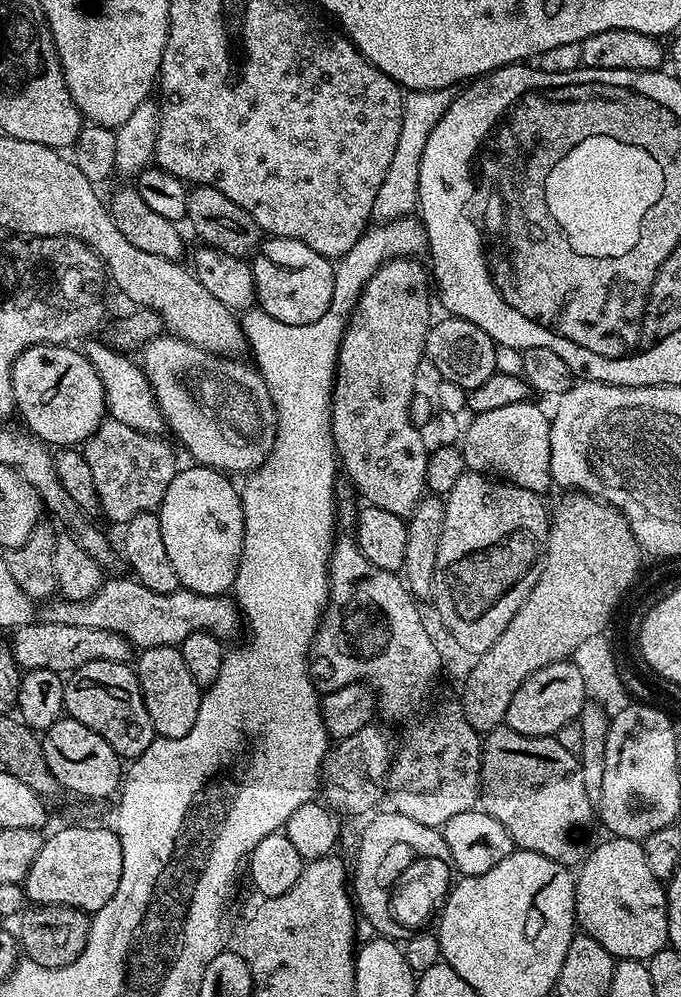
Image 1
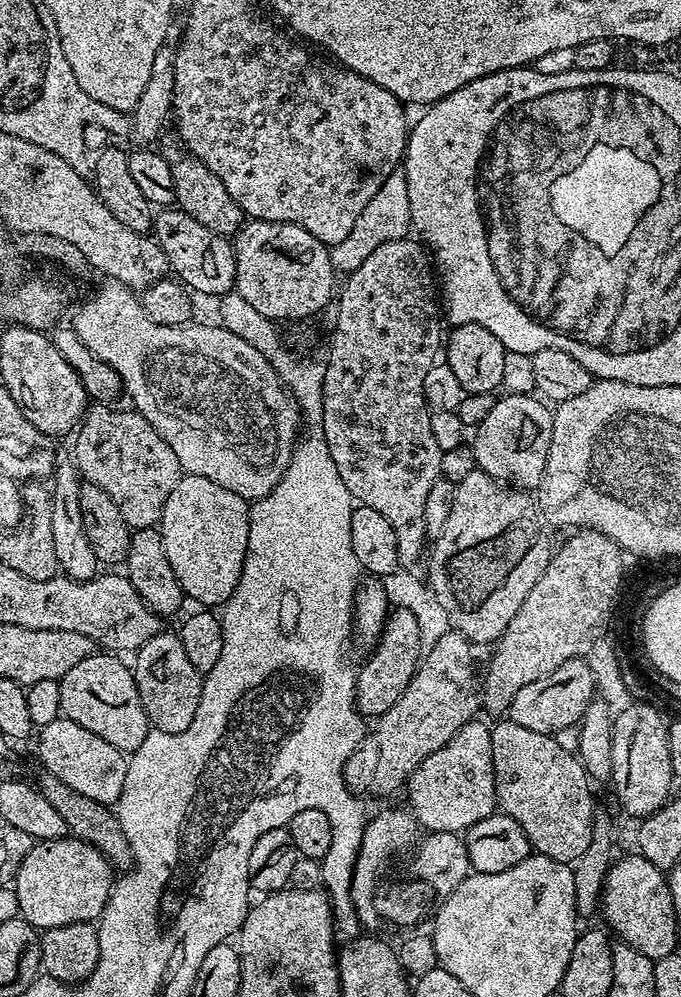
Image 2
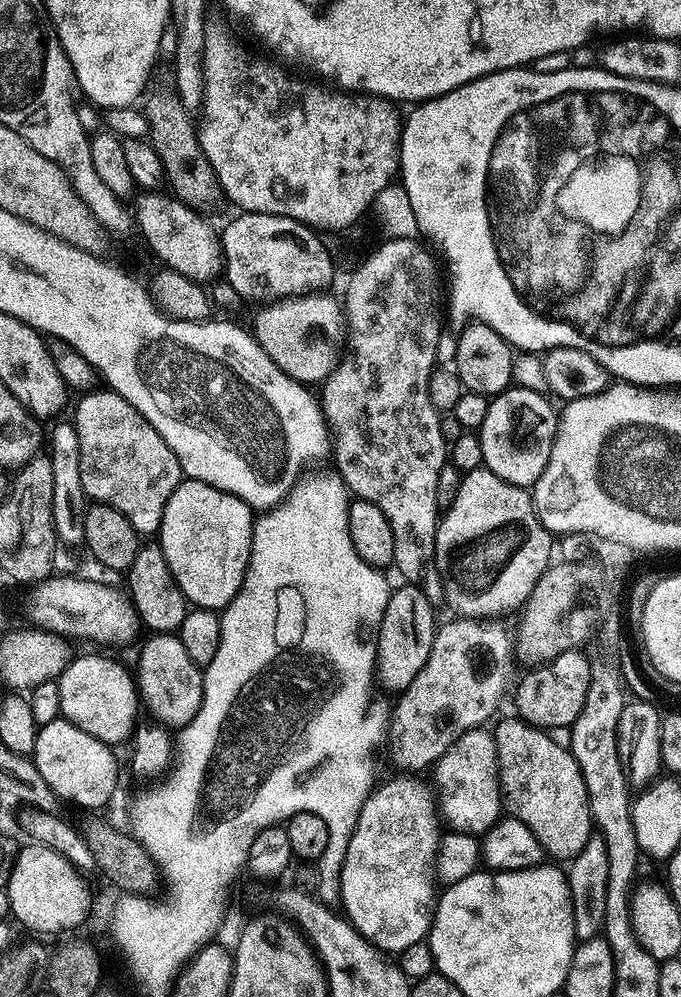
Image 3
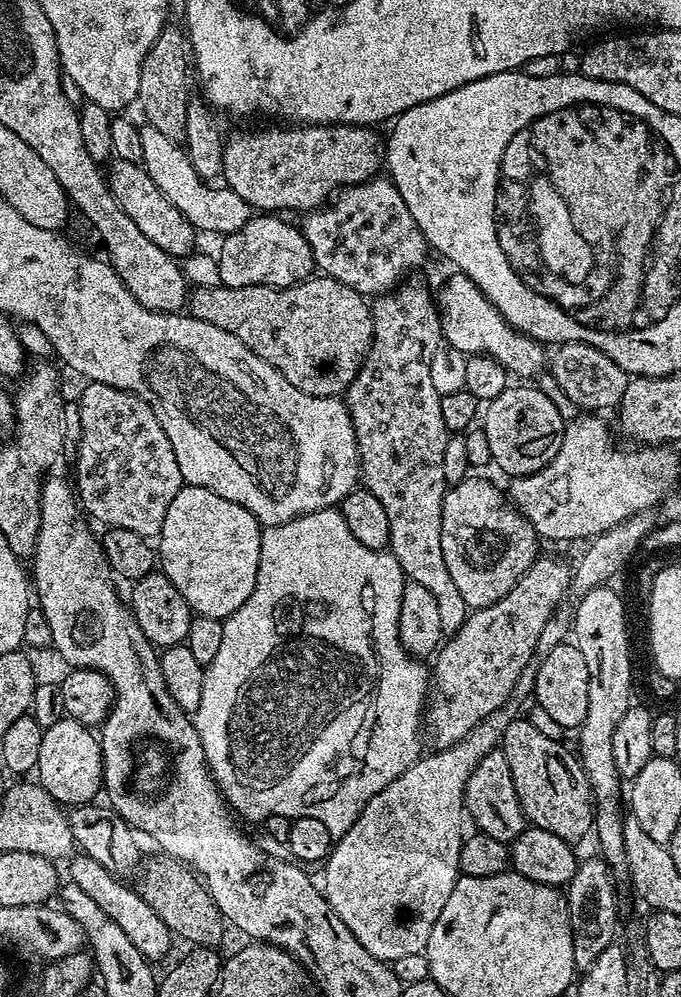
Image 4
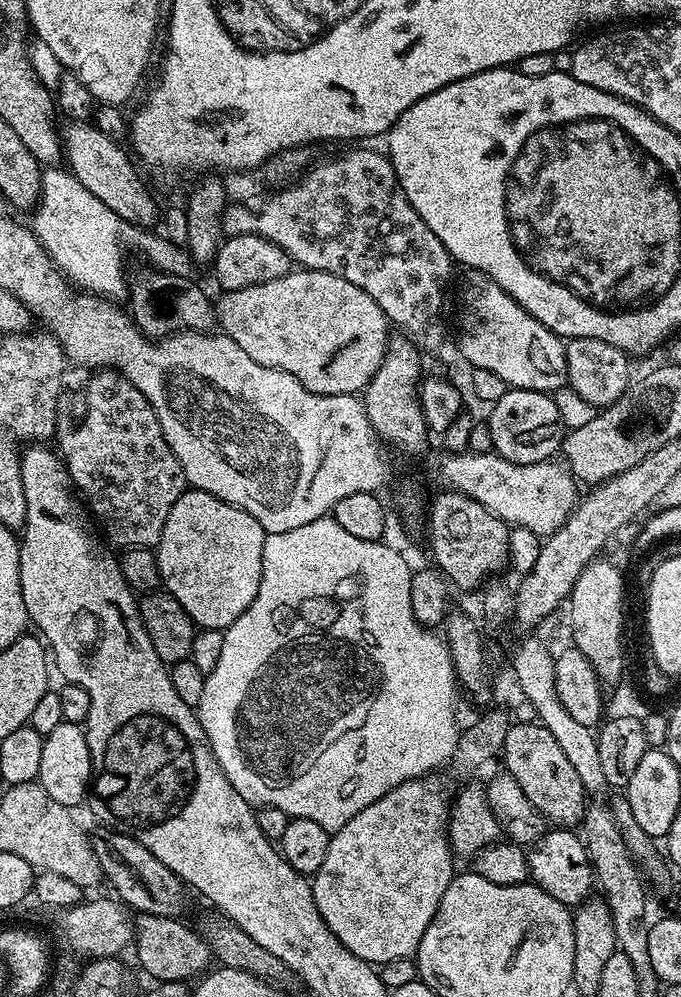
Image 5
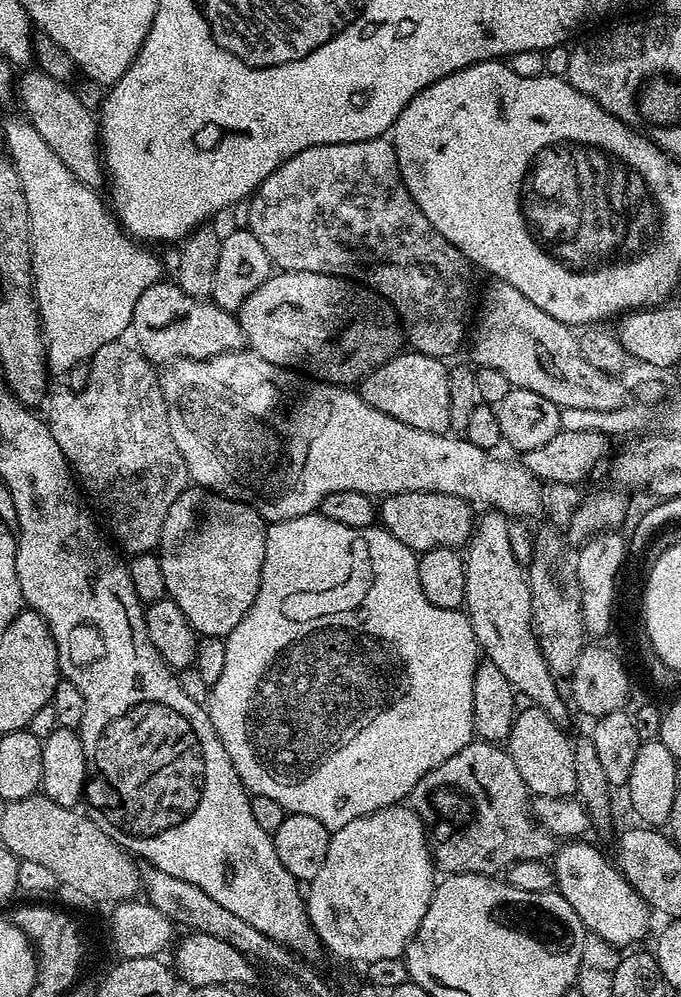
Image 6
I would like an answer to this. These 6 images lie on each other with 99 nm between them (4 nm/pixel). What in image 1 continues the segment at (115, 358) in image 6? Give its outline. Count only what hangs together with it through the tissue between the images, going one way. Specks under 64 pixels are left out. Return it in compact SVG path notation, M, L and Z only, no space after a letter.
M108 418L83 445L82 451L94 473L94 486L105 517L126 522L143 512L159 509L166 486L170 486L178 471L171 446L160 439L164 438Z

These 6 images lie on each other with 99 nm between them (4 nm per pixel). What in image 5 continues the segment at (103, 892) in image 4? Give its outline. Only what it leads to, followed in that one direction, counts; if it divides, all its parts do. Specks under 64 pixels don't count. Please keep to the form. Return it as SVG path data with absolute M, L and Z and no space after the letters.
M137 915L134 920L134 949L144 972L153 976L153 981L191 981L191 976L199 977L212 964L214 957L209 941L199 936L183 919L175 916Z

